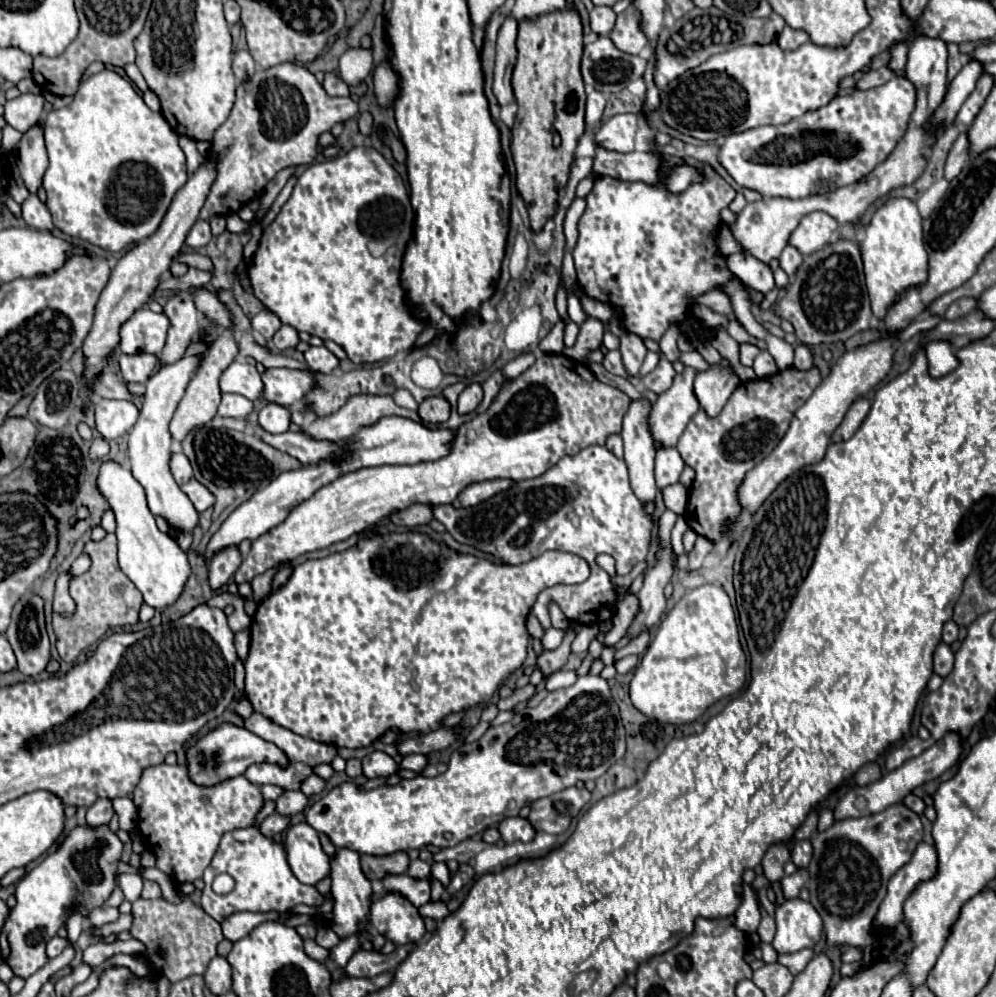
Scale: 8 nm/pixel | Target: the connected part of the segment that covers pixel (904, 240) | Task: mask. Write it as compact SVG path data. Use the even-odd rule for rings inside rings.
M889 199L865 229L865 235L859 243L861 257L865 265L865 283L871 299L873 315L883 321L887 307L907 291L907 287L919 287L927 279L927 251L923 247L923 229L921 215L913 201L909 199Z

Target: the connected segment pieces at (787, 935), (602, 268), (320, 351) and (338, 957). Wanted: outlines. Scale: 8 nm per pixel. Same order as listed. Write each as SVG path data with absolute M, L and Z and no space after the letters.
M787 899L781 907L777 907L775 921L777 933L771 945L783 955L813 947L823 931L823 921L815 907L801 899Z
M701 165L699 171L703 171L703 183L693 183L683 195L671 195L663 183L659 187L647 187L647 183L627 183L607 175L597 177L587 195L587 209L579 219L579 237L573 249L577 283L585 295L621 309L623 329L641 339L659 341L669 325L681 327L687 321L695 297L737 279L727 267L727 257L717 249L721 211L735 199L735 189L709 165Z
M309 347L305 351L305 361L313 371L319 371L325 375L333 373L339 367L339 359L325 347Z
M353 935L353 937L347 937L347 939L343 939L337 947L333 947L331 951L329 951L329 961L333 963L333 965L337 965L337 967L345 967L347 965L347 961L349 961L349 957L355 953L359 949L359 939Z

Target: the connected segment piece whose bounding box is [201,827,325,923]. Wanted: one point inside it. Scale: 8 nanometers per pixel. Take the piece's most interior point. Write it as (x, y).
(263, 881)

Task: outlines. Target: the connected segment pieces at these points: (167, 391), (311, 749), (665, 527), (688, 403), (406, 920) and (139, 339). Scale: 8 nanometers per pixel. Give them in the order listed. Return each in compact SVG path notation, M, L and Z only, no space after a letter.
M195 337L191 341L191 347L187 347L183 359L179 359L179 363L171 363L167 367L159 367L147 381L147 393L143 397L143 407L139 413L139 419L135 423L135 427L129 433L129 463L131 463L131 471L133 477L143 485L143 489L147 491L147 503L149 503L149 511L155 517L163 517L169 527L175 527L175 531L181 533L193 533L195 527L199 525L199 513L195 511L193 503L189 501L189 497L179 489L179 485L175 483L171 469L169 469L169 459L171 459L171 435L169 435L169 421L173 417L173 411L177 409L187 383L191 381L193 373L197 371L203 353L209 349L209 341Z
M253 713L251 717L247 717L247 719L243 721L243 725L245 725L245 729L249 729L249 731L255 733L255 735L259 735L261 739L265 739L265 741L277 745L277 747L285 753L285 757L287 757L287 765L285 765L285 767L275 765L275 763L255 763L255 765L247 767L245 777L247 777L251 783L255 783L255 785L265 785L265 783L269 783L269 785L281 787L283 791L299 791L303 779L307 779L309 775L313 775L313 769L315 769L317 765L323 765L323 763L329 765L329 763L335 759L335 755L337 755L337 749L335 749L333 745L327 745L327 743L319 743L319 741L313 741L313 739L301 737L301 735L297 735L297 733L285 729L285 727L275 725L273 721L269 721L267 717L263 717L263 715L259 715L259 713Z
M663 511L659 517L659 551L655 553L655 563L645 571L645 581L639 591L639 601L641 601L641 611L635 617L635 621L629 627L629 635L635 637L641 631L649 631L653 625L661 621L661 615L667 607L667 599L663 597L665 585L671 581L675 573L675 561L673 561L673 549L671 549L671 531L677 520L677 515L673 511Z
M687 367L685 373L675 375L673 385L651 405L651 437L655 439L655 449L675 447L689 419L699 411L693 379L695 369Z
M383 895L383 899L373 901L373 923L381 923L381 935L395 945L415 945L425 935L417 907L399 895Z
M143 307L135 311L119 329L119 351L125 355L135 355L139 351L157 355L165 345L167 329L169 319L163 313L153 313L151 309Z

